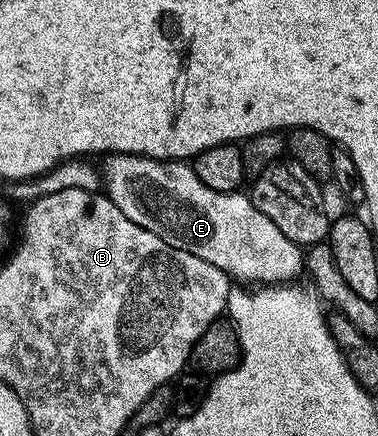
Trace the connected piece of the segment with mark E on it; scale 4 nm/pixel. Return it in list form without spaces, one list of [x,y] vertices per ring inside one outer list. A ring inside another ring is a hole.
[[[108,155],[103,158],[102,185],[106,196],[112,200],[130,219],[130,223],[138,223],[146,231],[158,235],[170,247],[178,251],[186,251],[198,259],[206,259],[214,267],[228,274],[229,278],[240,283],[253,281],[256,287],[275,287],[287,285],[297,280],[299,273],[306,269],[306,253],[301,246],[295,245],[278,227],[273,220],[266,219],[258,207],[254,207],[251,196],[243,192],[219,193],[210,191],[202,179],[198,179],[195,168],[182,161],[159,161],[153,157],[130,157],[127,155]]]

